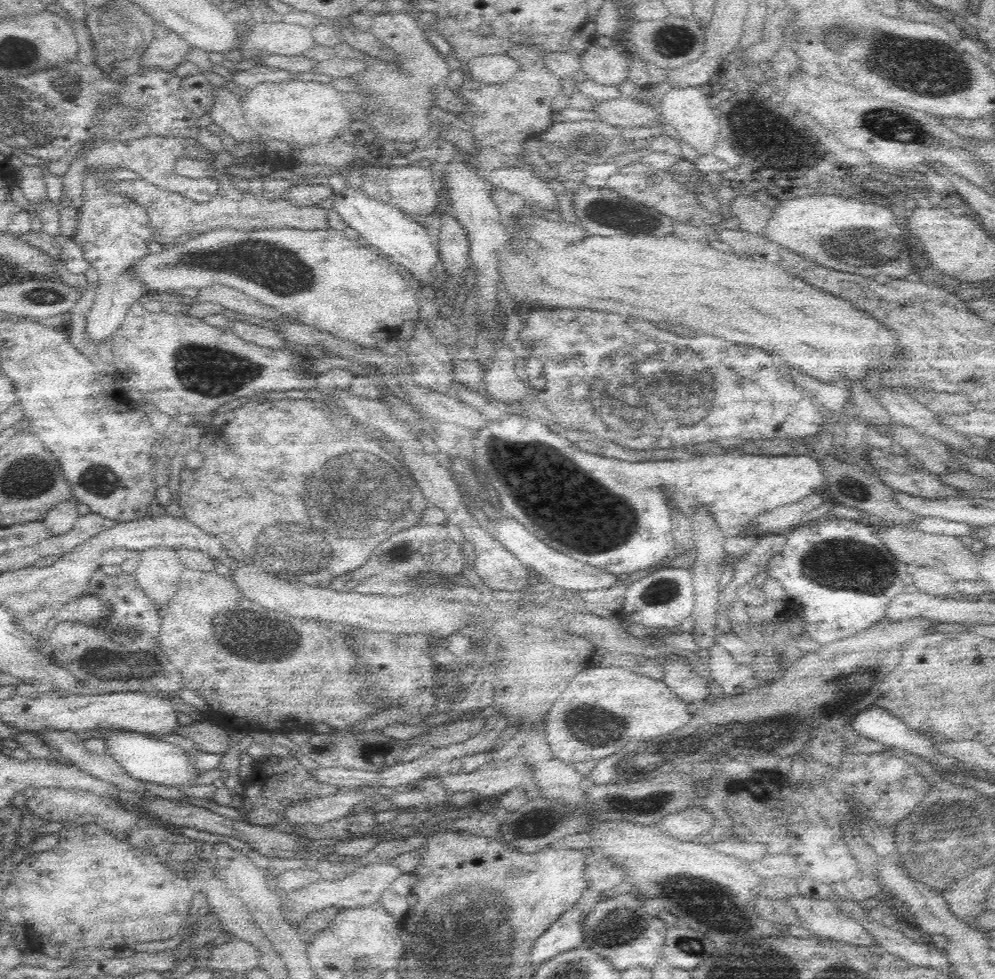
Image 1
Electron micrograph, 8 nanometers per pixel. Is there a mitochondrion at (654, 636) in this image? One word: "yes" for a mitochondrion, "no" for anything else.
no

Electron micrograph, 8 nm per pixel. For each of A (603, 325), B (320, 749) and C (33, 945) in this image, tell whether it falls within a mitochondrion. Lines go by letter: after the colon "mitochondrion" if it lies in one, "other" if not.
A: other
B: other
C: other

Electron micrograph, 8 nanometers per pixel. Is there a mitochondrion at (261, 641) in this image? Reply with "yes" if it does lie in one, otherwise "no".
yes

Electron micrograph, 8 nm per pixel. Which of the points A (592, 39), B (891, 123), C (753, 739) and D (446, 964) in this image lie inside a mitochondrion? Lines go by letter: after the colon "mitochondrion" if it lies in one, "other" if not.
A: other
B: mitochondrion
C: other
D: mitochondrion

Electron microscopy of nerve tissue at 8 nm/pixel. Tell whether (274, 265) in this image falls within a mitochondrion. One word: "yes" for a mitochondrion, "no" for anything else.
yes

